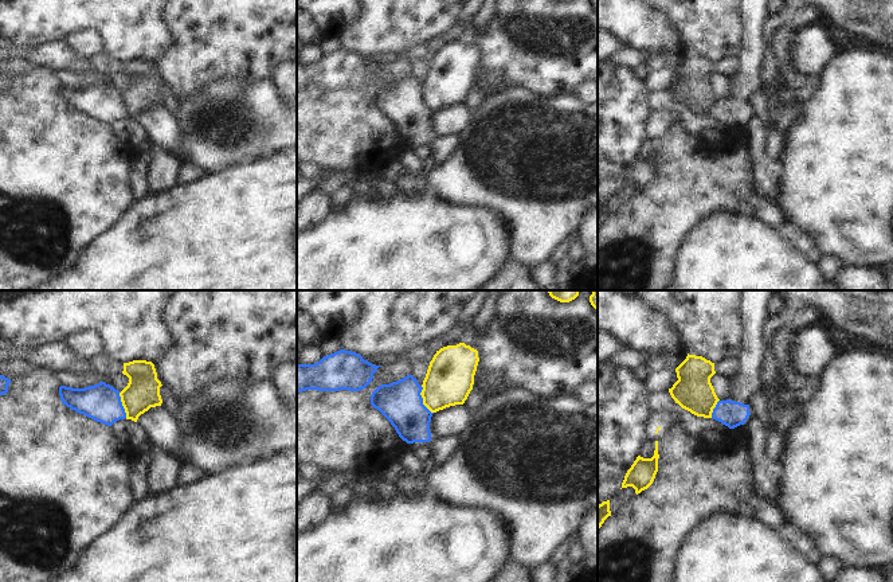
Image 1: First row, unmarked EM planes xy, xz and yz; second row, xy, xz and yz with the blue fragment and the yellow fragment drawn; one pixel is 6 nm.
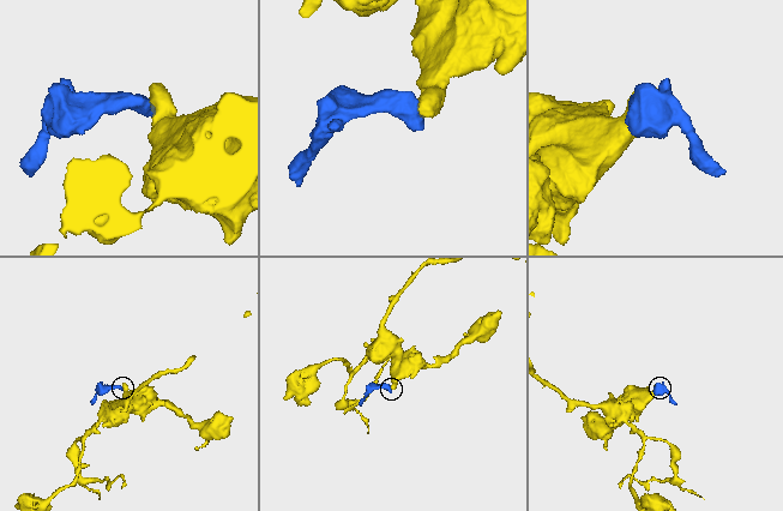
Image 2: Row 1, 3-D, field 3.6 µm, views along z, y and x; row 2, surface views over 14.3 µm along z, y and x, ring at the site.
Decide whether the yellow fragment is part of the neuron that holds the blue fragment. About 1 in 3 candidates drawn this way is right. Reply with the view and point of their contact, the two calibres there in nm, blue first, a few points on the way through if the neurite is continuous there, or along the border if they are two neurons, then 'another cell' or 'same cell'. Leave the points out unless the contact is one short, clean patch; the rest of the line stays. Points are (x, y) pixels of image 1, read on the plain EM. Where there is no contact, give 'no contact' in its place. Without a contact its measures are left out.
contact xz (422, 98); calibres 260 and 280 nm; border xz (420, 85), (422, 101), (433, 112); another cell

